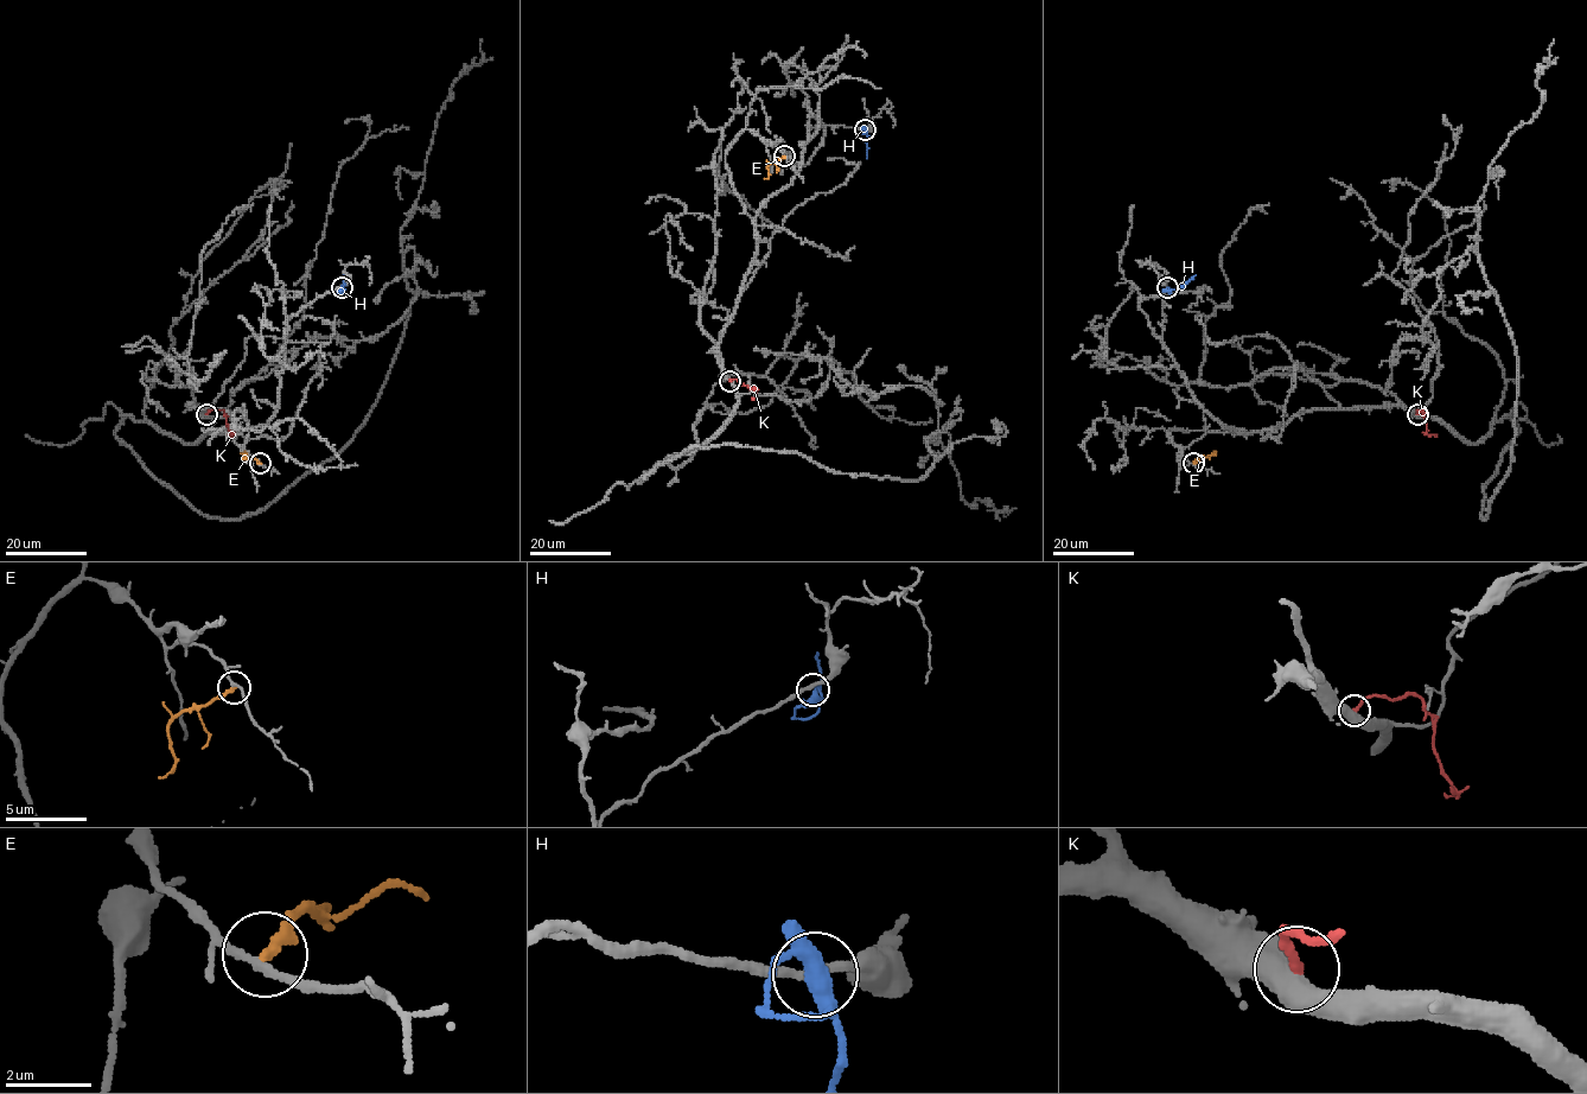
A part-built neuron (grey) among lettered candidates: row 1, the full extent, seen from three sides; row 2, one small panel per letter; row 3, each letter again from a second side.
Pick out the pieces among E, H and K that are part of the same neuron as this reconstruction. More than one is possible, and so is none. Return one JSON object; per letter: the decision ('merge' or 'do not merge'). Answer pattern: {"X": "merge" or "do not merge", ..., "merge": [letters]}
{"E": "do not merge", "H": "do not merge", "K": "do not merge", "merge": []}

